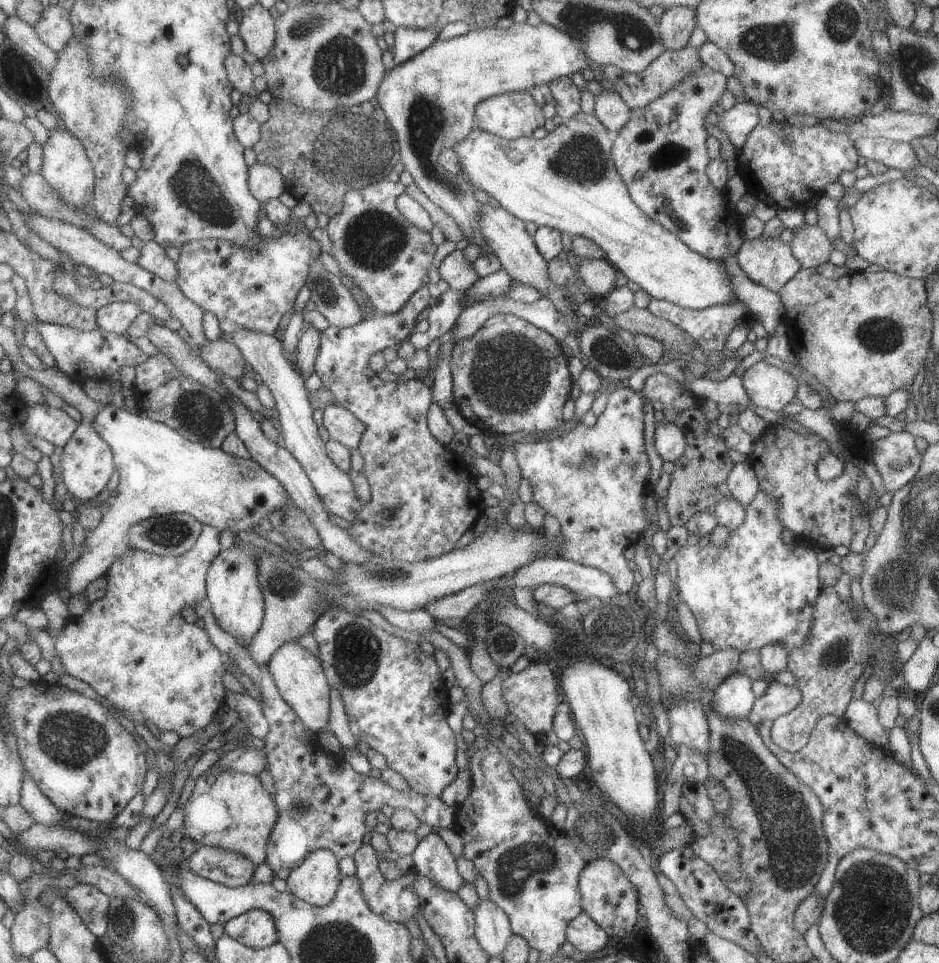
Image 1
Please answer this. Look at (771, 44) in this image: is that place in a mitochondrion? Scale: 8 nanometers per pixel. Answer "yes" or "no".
yes

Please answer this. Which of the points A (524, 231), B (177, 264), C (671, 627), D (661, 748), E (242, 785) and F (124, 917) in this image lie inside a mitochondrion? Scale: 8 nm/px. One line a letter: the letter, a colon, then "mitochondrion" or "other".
A: other
B: other
C: other
D: other
E: other
F: mitochondrion

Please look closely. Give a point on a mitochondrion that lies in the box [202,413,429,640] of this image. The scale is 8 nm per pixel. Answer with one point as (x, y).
(283, 587)

